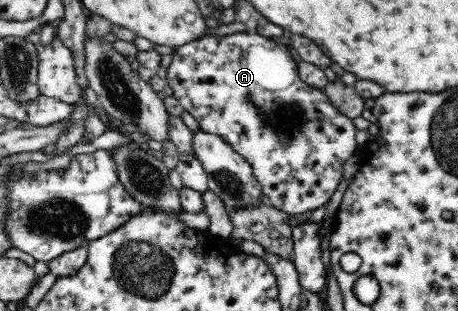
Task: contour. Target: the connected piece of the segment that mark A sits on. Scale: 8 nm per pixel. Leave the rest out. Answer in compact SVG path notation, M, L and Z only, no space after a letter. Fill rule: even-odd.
M253 32L235 33L224 37L205 35L199 40L191 41L191 43L176 49L173 53L173 62L168 67L166 79L167 85L173 89L173 96L179 100L179 104L185 112L191 113L200 127L207 130L207 133L219 134L223 137L223 140L252 166L255 178L262 187L262 195L268 199L271 205L289 215L303 214L325 205L333 197L335 190L343 184L344 162L356 155L356 149L359 148L355 140L357 128L355 128L353 120L339 112L323 90L316 89L301 81L297 66L298 64L293 60L288 47L285 44L280 44L276 39L263 37Z

